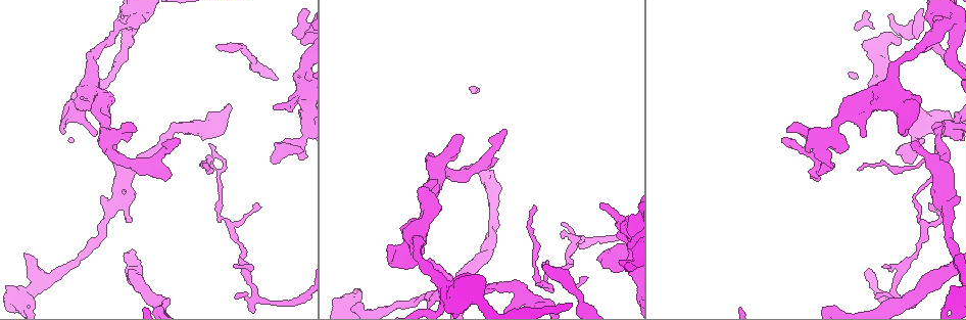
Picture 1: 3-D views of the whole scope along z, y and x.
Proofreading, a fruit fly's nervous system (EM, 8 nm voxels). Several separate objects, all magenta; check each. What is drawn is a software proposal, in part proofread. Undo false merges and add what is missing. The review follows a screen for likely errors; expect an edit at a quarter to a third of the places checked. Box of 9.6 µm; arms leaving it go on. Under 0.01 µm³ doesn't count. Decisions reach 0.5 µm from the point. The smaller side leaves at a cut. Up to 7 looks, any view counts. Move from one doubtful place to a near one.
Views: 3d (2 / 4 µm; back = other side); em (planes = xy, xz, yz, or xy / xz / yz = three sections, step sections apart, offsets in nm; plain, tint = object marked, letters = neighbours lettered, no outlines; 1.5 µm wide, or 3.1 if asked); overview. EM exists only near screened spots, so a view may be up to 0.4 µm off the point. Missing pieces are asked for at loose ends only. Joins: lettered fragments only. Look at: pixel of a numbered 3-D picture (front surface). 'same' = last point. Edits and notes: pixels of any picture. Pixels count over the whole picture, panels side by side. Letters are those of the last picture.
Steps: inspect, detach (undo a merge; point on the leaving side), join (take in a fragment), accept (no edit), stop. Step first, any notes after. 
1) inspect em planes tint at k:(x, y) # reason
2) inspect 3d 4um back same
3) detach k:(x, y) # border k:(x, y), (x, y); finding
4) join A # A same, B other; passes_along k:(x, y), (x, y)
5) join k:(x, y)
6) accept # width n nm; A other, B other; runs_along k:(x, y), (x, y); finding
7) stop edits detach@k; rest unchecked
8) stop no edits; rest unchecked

inspect em yz step 8 tint at 1:(547, 281)

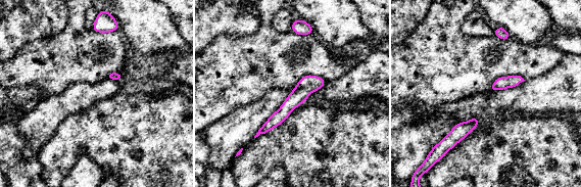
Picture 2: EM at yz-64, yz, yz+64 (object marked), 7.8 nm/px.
inspect em yz step 8 letters same

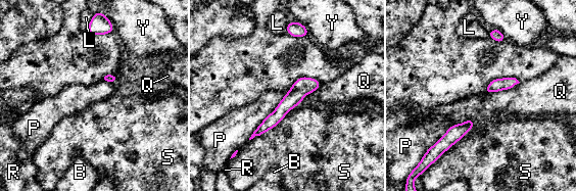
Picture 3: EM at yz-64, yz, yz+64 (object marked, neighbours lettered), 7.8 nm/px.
accept # width 100 nm; B other, L other, P other, Q other, R other, S other, Y other; border 3:(520, 82), (507, 89), (484, 93); all the same neuron

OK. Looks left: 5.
inspect 3d 4um at 1:(216, 46) # branch stops here

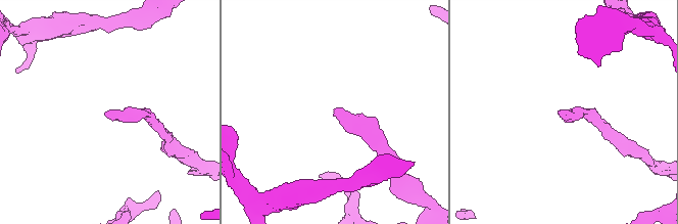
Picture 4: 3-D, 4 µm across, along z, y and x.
inspect em planes plain at 4:(560, 113)

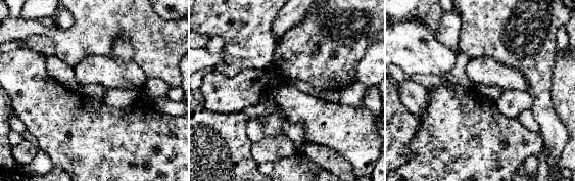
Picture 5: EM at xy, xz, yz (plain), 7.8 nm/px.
inspect em planes letters same # see the neighbours

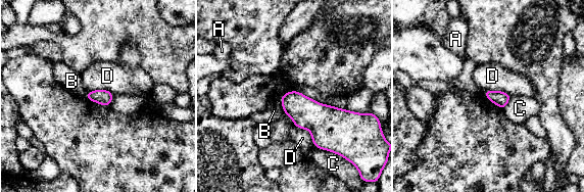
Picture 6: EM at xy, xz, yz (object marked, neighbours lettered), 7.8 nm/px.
accept # longest_contact D 260 nm; A other, B other, C other, D other; border 6:(294, 125), (306, 129), (317, 147); none of them fits

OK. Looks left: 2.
inspect em planes letters at 1:(460, 134) # an open end

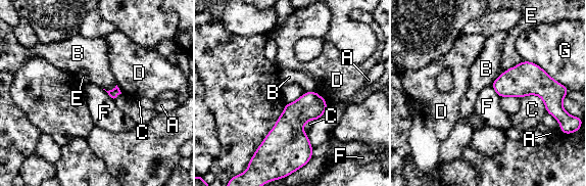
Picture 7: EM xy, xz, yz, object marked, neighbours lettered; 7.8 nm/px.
accept # A other, B other, C other, D other, E other, F other, G other; border 7:(116, 85), (108, 90), (103, 89); no lettered fragment goes on from it

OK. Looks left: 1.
stop no edits; rest unchecked

